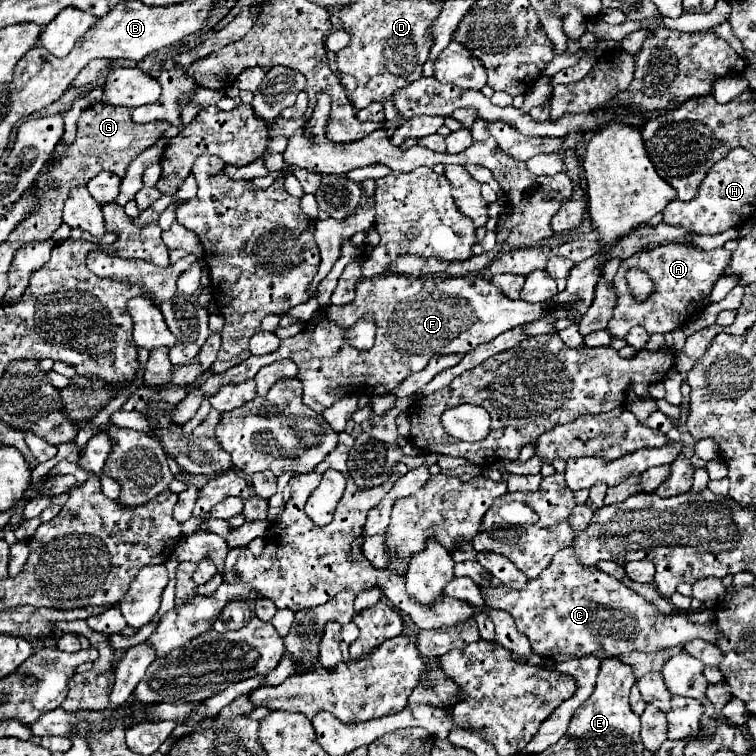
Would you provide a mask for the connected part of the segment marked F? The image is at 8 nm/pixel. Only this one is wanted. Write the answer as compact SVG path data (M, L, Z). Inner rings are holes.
M383 276L367 278L357 282L355 300L339 308L319 308L309 326L293 338L281 340L277 352L269 356L249 356L245 362L221 372L209 374L209 378L199 386L199 390L187 394L183 402L177 404L173 420L185 424L201 406L201 402L217 388L225 384L245 382L255 378L255 374L277 360L289 358L299 366L299 378L303 382L303 402L321 414L337 402L337 390L347 388L347 392L361 396L389 394L395 390L409 374L423 370L431 356L435 354L467 354L475 346L497 338L499 334L529 324L541 318L549 318L557 302L545 300L531 304L525 300L509 300L499 286L483 276L461 276L461 278L415 278L415 276ZM367 312L375 314L377 338L375 346L367 352L355 352L343 334Z

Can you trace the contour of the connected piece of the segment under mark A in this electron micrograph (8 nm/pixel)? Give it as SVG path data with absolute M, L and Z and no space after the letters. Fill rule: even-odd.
M669 242L669 244L661 244L655 248L637 252L631 258L623 260L613 278L613 286L617 292L617 306L607 326L609 334L617 338L625 338L633 326L643 326L647 334L655 334L655 332L665 334L665 332L683 328L697 314L697 310L703 308L703 300L711 294L713 284L721 278L721 268L729 264L729 256L731 252L725 248L703 252L689 242ZM629 268L645 270L655 282L657 292L649 300L645 300L643 306L631 306L631 294L625 284L625 272Z

